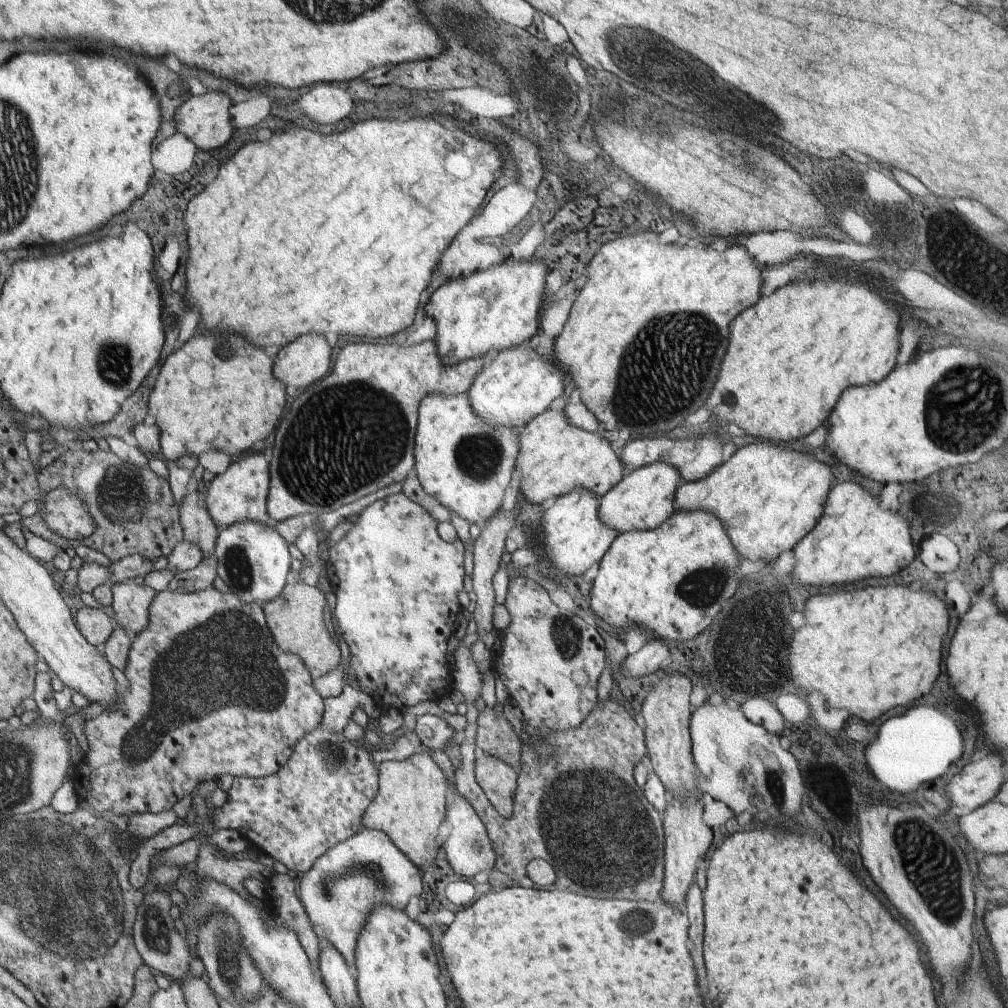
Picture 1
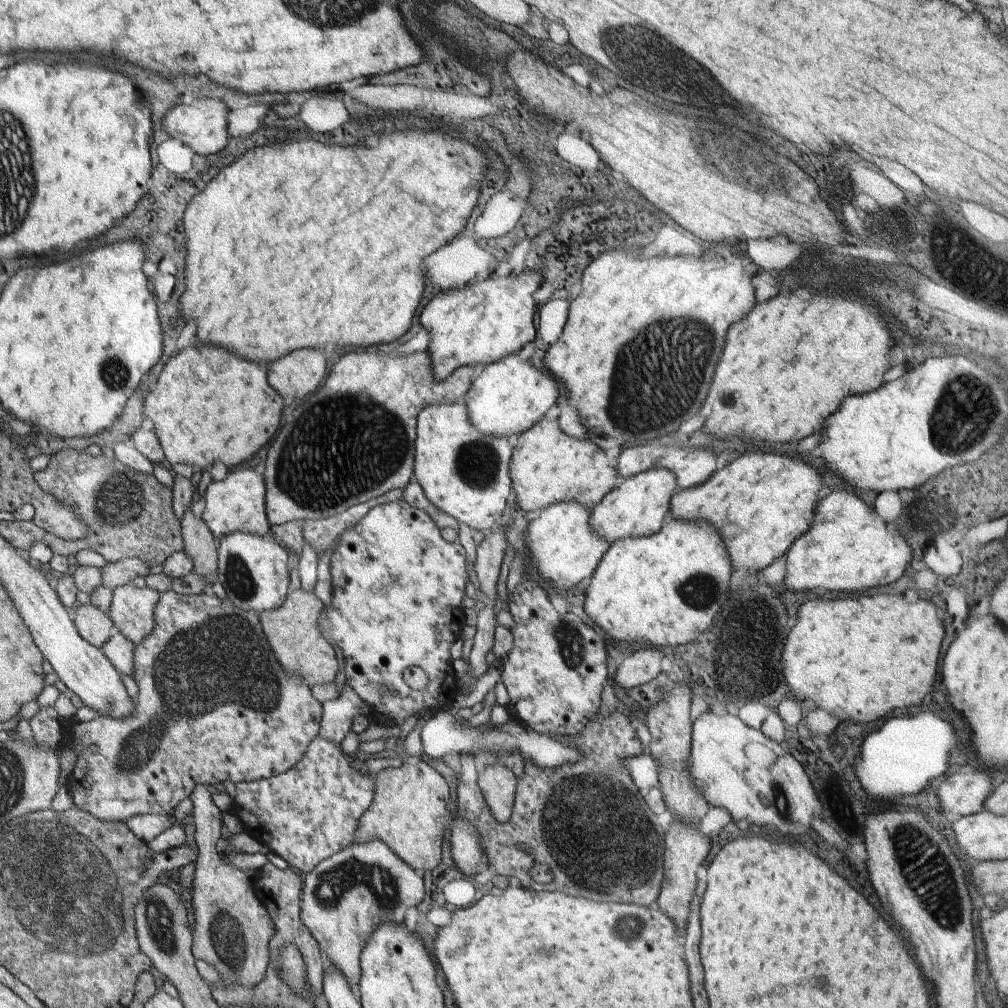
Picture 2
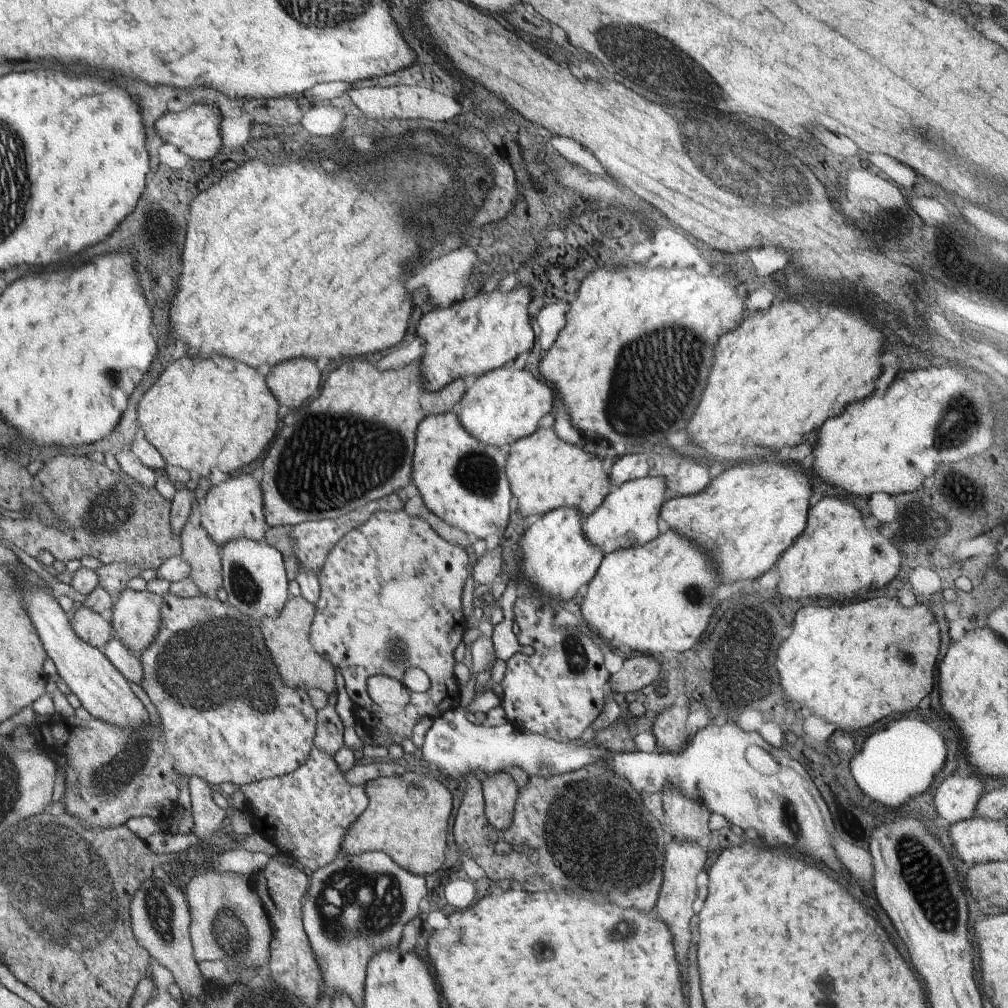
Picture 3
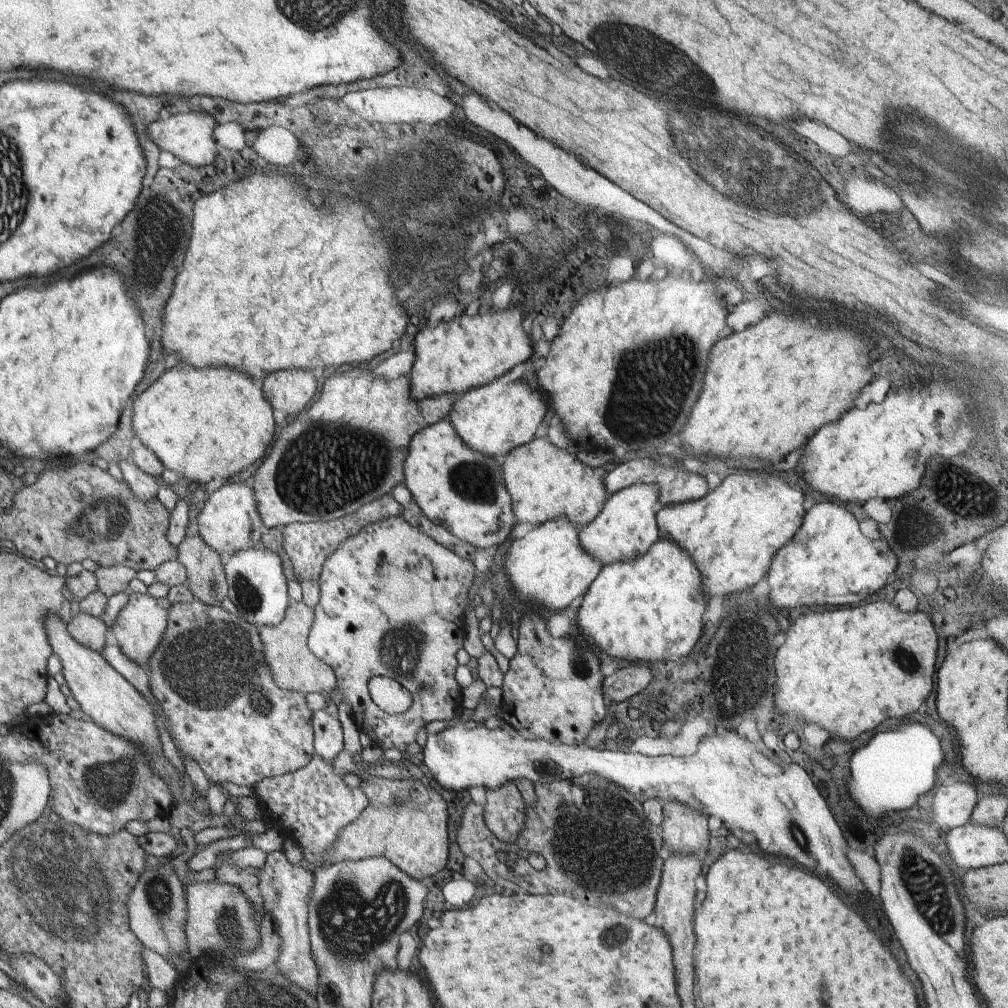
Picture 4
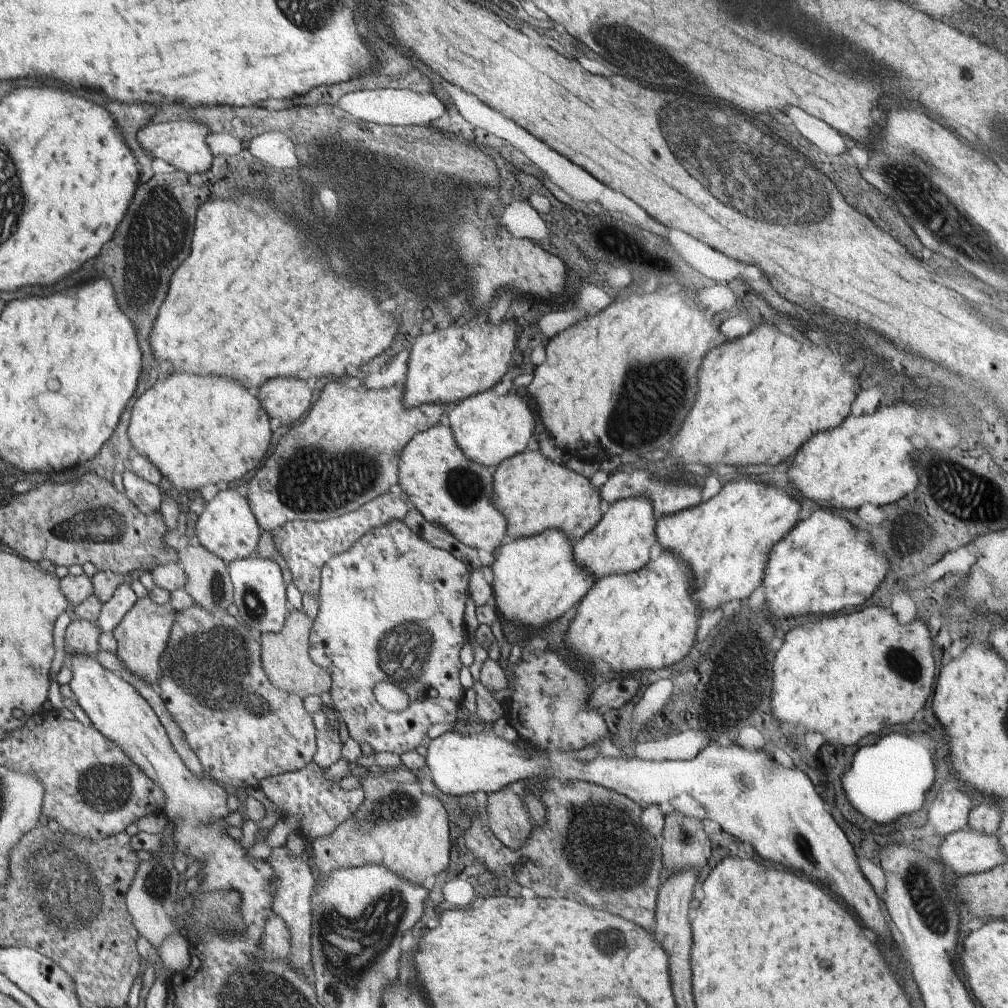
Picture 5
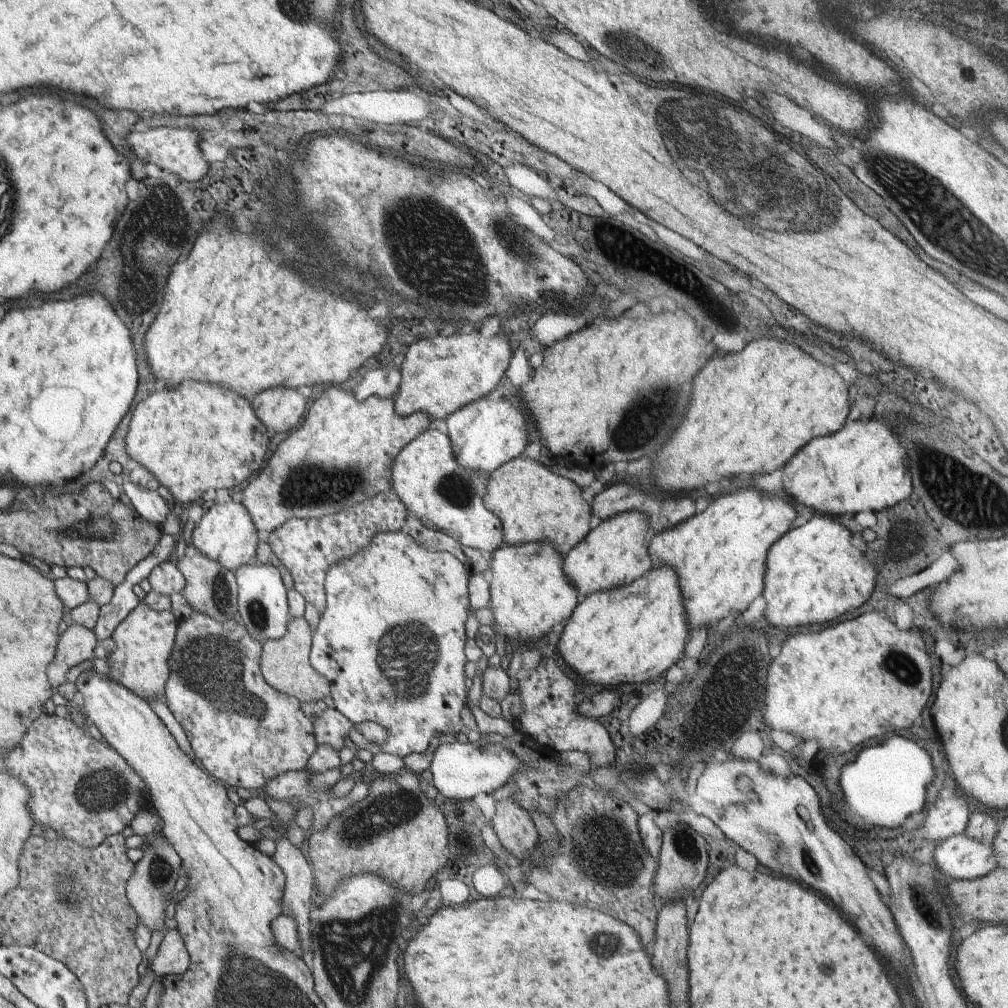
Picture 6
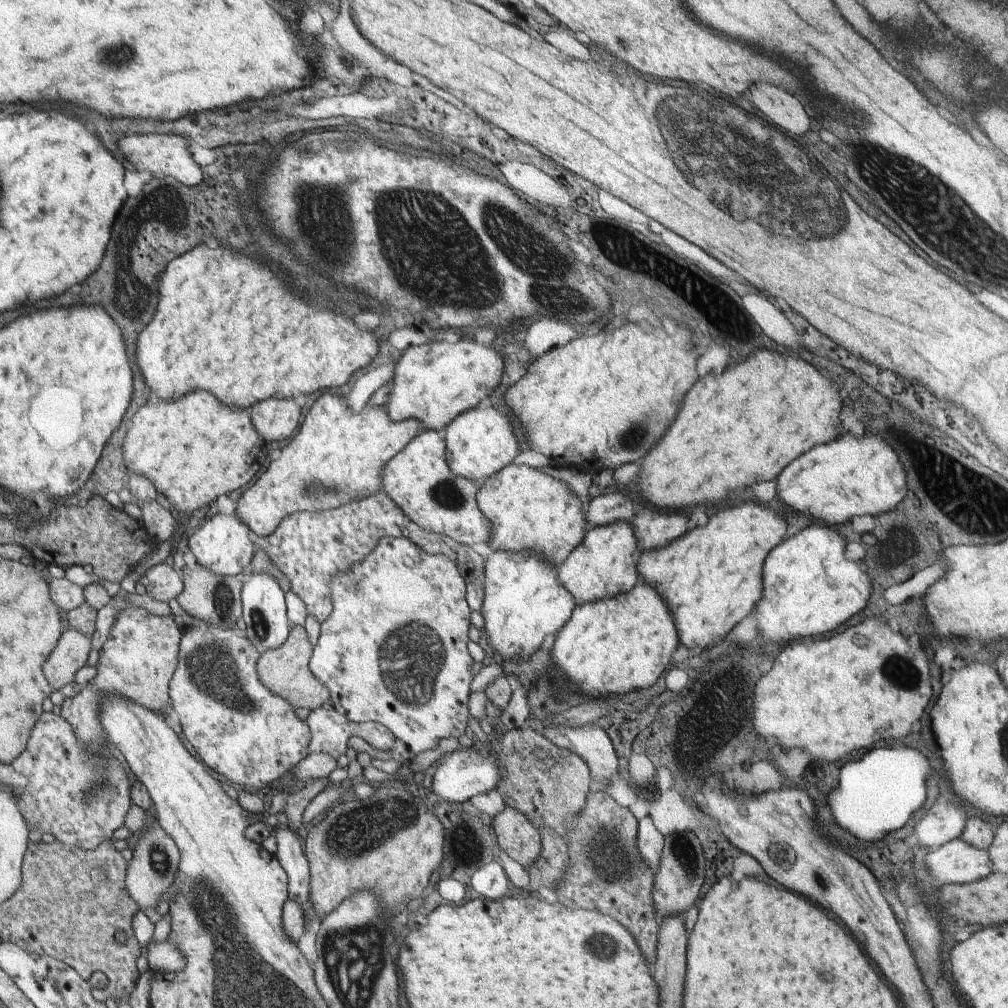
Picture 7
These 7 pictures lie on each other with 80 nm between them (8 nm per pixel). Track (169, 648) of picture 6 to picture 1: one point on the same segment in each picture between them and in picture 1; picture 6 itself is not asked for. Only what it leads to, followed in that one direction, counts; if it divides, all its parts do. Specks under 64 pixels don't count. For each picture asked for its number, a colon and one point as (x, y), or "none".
1: (131, 603)
2: (133, 610)
3: (137, 620)
4: (140, 627)
5: (143, 636)

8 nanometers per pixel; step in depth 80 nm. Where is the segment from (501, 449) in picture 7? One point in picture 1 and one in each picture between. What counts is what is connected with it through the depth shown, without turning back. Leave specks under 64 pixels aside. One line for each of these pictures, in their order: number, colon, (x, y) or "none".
1: (516, 385)
2: (509, 397)
3: (504, 405)
4: (494, 419)
5: (488, 428)
6: (485, 434)

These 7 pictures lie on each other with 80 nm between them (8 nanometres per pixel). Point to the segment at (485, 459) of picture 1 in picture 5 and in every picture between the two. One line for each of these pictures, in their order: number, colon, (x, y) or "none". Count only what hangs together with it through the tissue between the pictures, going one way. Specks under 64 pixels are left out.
2: (464, 473)
3: (461, 480)
4: (453, 485)
5: (449, 490)

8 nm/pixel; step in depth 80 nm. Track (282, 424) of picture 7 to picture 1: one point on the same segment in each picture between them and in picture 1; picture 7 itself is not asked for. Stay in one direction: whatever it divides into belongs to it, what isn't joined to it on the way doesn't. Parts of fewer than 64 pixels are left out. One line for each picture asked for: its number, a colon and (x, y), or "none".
1: (300, 364)
2: (299, 373)
3: (293, 382)
4: (291, 391)
5: (287, 399)
6: (281, 409)

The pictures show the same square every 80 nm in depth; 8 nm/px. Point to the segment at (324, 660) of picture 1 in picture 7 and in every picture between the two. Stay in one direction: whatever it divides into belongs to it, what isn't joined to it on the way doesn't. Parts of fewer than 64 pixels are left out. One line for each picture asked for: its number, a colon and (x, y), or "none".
2: (291, 629)
3: (287, 637)
4: (293, 666)
5: (285, 657)
6: (284, 663)
7: (285, 672)

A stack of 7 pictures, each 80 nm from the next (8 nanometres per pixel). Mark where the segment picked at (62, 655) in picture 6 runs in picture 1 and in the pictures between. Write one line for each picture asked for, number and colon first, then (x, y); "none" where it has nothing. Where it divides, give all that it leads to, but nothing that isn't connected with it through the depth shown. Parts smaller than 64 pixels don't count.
1: (96, 626)
2: (97, 628)
3: (90, 626)
4: (91, 631)
5: (81, 637)

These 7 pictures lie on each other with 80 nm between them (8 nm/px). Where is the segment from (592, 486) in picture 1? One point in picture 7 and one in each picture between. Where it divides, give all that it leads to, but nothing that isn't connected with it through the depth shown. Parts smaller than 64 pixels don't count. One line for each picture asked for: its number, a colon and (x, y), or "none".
2: (547, 466)
3: (545, 473)
4: (544, 483)
5: (534, 494)
6: (534, 504)
7: (528, 510)

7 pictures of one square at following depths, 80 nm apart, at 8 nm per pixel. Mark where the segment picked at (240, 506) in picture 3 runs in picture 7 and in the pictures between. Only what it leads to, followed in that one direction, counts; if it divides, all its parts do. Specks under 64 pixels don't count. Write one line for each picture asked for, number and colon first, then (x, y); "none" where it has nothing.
4: (229, 522)
5: (227, 527)
6: (226, 534)
7: (222, 545)

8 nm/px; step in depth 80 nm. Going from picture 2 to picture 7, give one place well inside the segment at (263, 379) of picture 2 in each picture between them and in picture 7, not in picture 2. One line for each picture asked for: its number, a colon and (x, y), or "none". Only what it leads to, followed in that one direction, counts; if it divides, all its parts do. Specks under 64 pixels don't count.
3: (219, 419)
4: (209, 422)
5: (197, 432)
6: (198, 438)
7: (193, 450)

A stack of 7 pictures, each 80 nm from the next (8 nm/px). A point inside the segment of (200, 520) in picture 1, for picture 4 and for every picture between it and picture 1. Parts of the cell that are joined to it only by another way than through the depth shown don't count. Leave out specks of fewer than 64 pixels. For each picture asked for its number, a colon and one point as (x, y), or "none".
2: (199, 545)
3: (197, 548)
4: (206, 580)

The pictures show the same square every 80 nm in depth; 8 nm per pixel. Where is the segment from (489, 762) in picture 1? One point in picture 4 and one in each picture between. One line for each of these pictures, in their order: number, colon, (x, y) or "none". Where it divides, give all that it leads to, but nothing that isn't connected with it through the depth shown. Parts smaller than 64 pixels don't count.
2: (498, 783)
3: (500, 792)
4: (503, 811)

